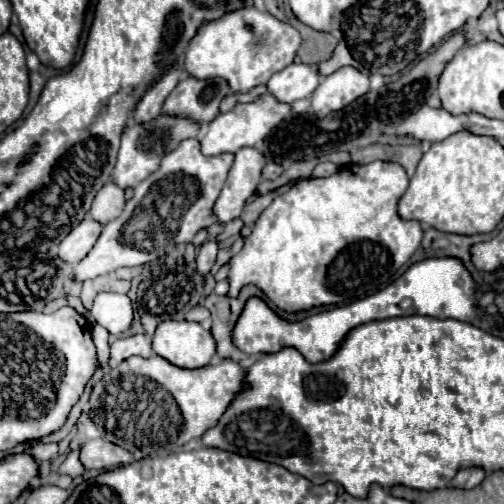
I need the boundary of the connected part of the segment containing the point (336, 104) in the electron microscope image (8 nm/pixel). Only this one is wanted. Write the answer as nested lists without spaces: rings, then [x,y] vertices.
[[[344,66],[322,78],[322,84],[312,96],[312,108],[316,116],[326,116],[338,108],[346,108],[358,96],[370,90],[370,80],[354,66]]]

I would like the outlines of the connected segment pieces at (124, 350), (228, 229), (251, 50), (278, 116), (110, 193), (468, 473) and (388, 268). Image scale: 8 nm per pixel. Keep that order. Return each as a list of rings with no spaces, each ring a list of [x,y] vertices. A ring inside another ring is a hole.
[[[132,334],[132,336],[122,336],[116,342],[110,344],[110,362],[118,364],[130,356],[142,356],[148,358],[152,356],[152,344],[144,334]]]
[[[236,218],[236,220],[232,220],[232,222],[228,222],[228,224],[224,224],[222,226],[222,232],[216,236],[216,240],[220,242],[220,240],[226,240],[226,238],[230,238],[230,236],[234,236],[234,234],[238,234],[240,230],[242,230],[242,220],[240,218]]]
[[[244,6],[240,10],[226,12],[218,20],[204,22],[198,28],[196,36],[190,40],[184,64],[186,64],[186,72],[192,76],[198,76],[202,80],[204,78],[216,78],[216,76],[226,78],[232,92],[246,92],[258,84],[266,84],[274,72],[286,68],[286,64],[292,64],[298,46],[300,46],[300,34],[294,26],[276,20],[268,12],[260,12],[254,6]]]
[[[266,92],[260,96],[260,100],[248,102],[248,104],[236,104],[230,112],[220,112],[208,126],[206,132],[200,140],[202,144],[202,154],[206,156],[216,156],[224,152],[238,152],[238,148],[244,146],[256,146],[262,142],[288,114],[292,112],[292,106],[286,102],[280,102],[274,98],[274,94]]]
[[[110,180],[94,196],[90,216],[94,216],[94,220],[102,220],[102,224],[106,224],[122,214],[124,204],[126,204],[124,190],[116,182]]]
[[[478,466],[464,468],[454,476],[452,486],[456,486],[456,488],[474,488],[484,480],[484,476],[486,476],[486,472],[482,468],[478,468]]]
[[[374,160],[370,164],[348,164],[326,178],[298,180],[288,192],[276,196],[256,220],[244,248],[230,260],[230,296],[238,296],[246,284],[256,284],[280,310],[300,312],[314,306],[342,306],[386,288],[396,272],[416,252],[422,240],[418,220],[400,218],[396,206],[408,188],[406,170],[396,162]]]

